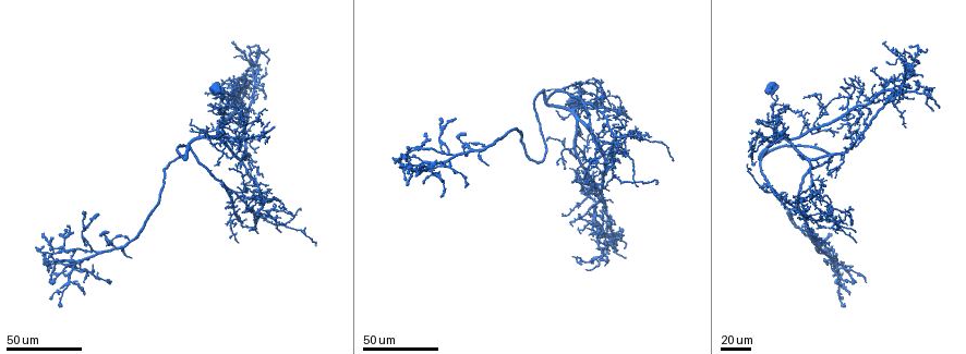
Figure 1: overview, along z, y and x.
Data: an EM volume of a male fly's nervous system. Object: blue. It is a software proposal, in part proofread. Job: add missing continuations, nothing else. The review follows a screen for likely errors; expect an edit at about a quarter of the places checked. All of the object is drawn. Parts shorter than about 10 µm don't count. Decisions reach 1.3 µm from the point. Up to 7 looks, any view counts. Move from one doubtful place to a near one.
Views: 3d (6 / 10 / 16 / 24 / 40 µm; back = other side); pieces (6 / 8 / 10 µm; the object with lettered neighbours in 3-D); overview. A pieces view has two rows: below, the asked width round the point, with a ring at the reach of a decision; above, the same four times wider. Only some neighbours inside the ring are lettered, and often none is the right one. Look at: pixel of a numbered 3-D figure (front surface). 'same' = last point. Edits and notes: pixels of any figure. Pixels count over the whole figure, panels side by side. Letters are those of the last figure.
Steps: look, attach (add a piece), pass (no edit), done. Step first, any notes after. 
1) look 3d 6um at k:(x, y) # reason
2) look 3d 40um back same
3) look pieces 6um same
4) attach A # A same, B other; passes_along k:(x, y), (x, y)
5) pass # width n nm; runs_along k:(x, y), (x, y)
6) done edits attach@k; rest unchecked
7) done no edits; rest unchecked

look 3d 24um at 1:(234, 94) # an open end

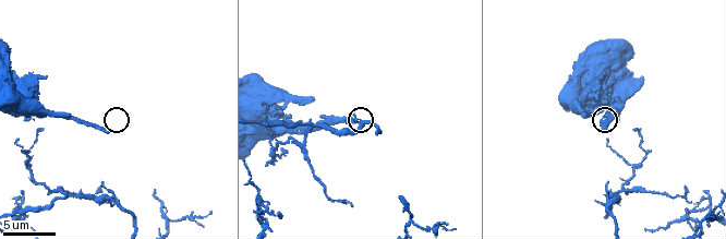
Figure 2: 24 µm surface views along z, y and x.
look pieces 8um at 2:(108, 130)

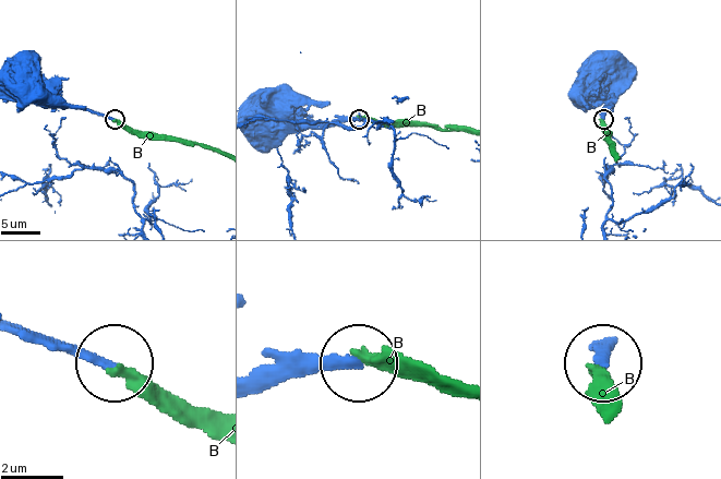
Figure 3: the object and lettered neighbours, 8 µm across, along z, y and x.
attach B # width 280 nm; B same; passes_along 3:(29, 332), (214, 409); it goes on there

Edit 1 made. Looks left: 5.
look overview

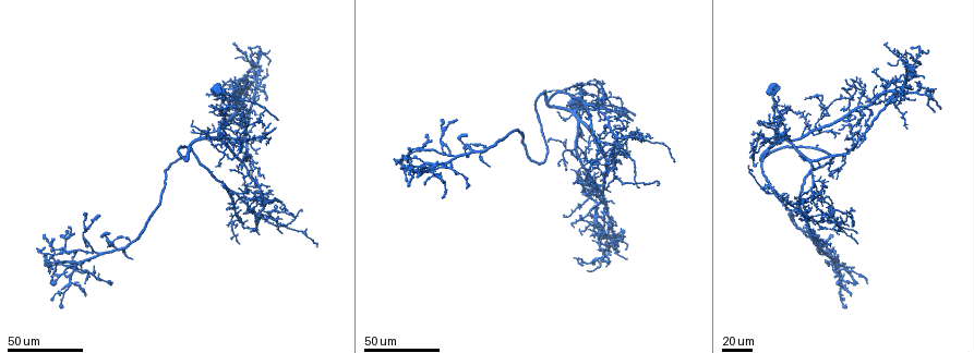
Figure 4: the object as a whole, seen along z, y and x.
look 3d 40um at 4:(568, 106) # branch stops here

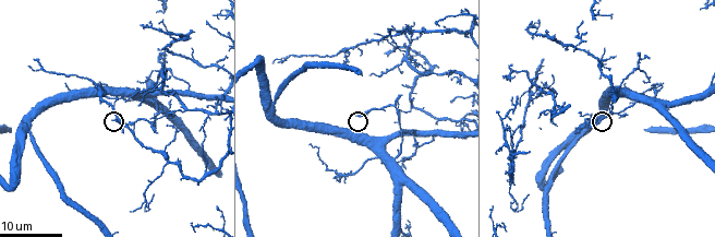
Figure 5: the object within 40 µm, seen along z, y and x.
look pieces 8um at 5:(112, 120)

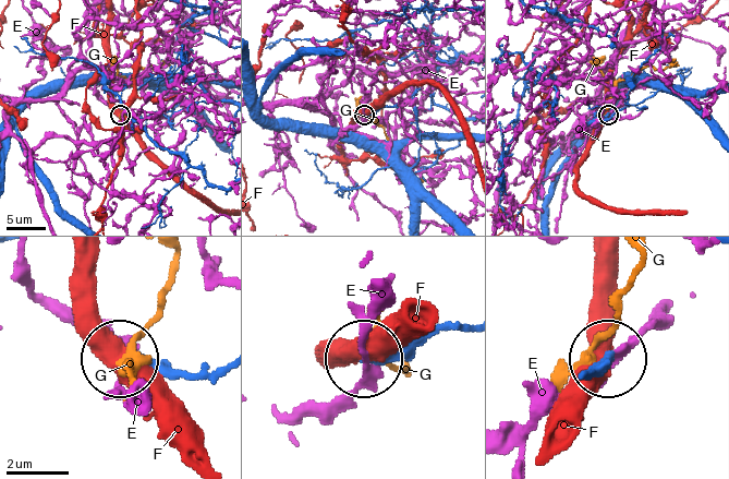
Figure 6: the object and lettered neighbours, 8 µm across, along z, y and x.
pass # width 250 nm; E other, F other, G other; none of them fits

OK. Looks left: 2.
look 3d 40um at 4:(207, 106) # long arm stops here

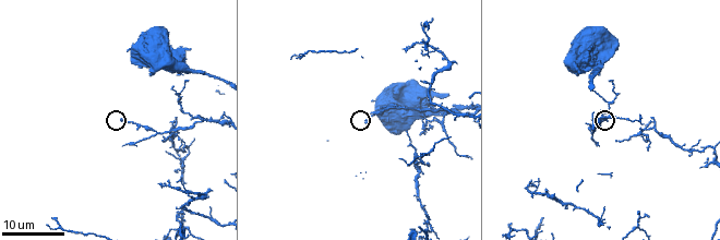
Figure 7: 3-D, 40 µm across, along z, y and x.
look pieces 6um at 7:(364, 121)

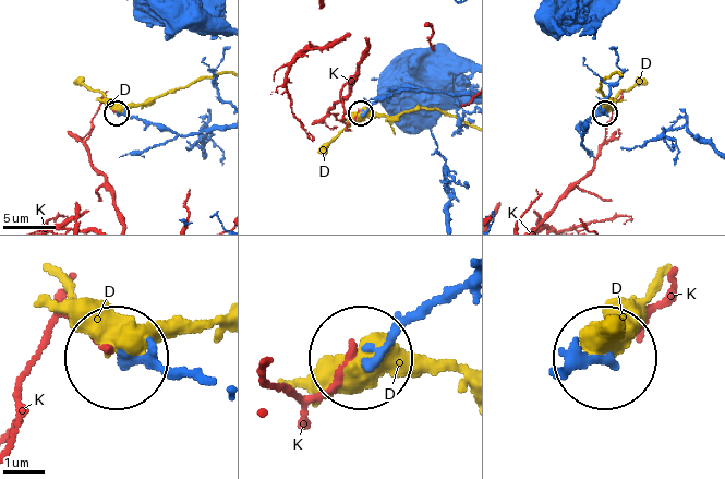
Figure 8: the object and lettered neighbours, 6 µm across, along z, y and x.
pass # D other, K other; runs_along 8:(218, 127), (180, 134), (118, 114); none of them fits

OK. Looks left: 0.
done edits attach@3; rest unchecked

